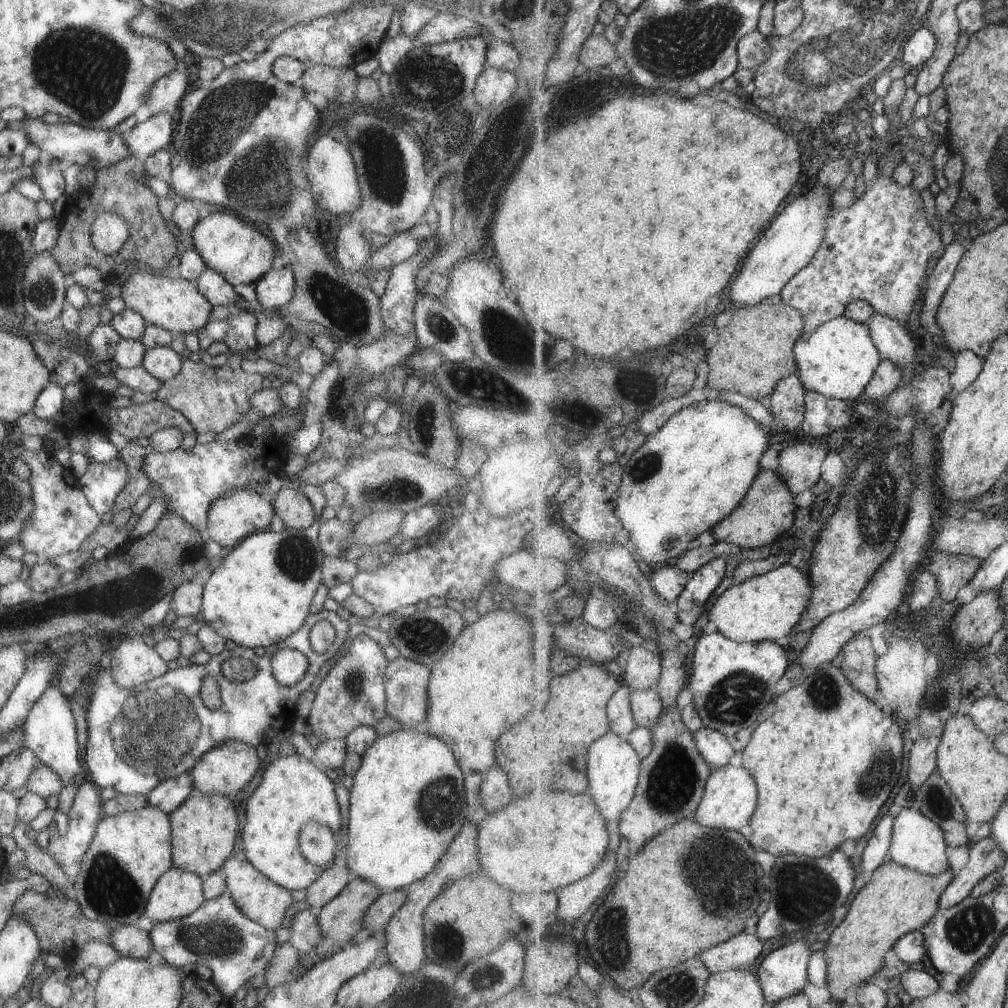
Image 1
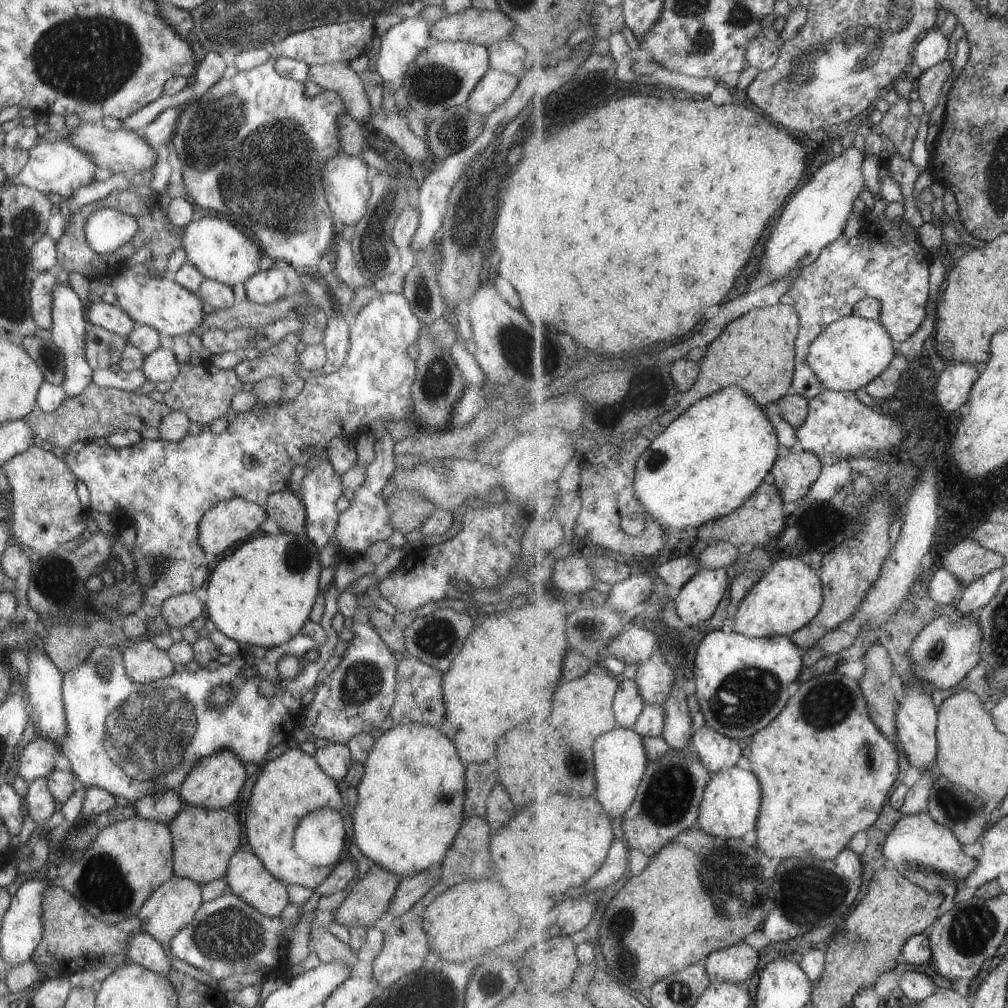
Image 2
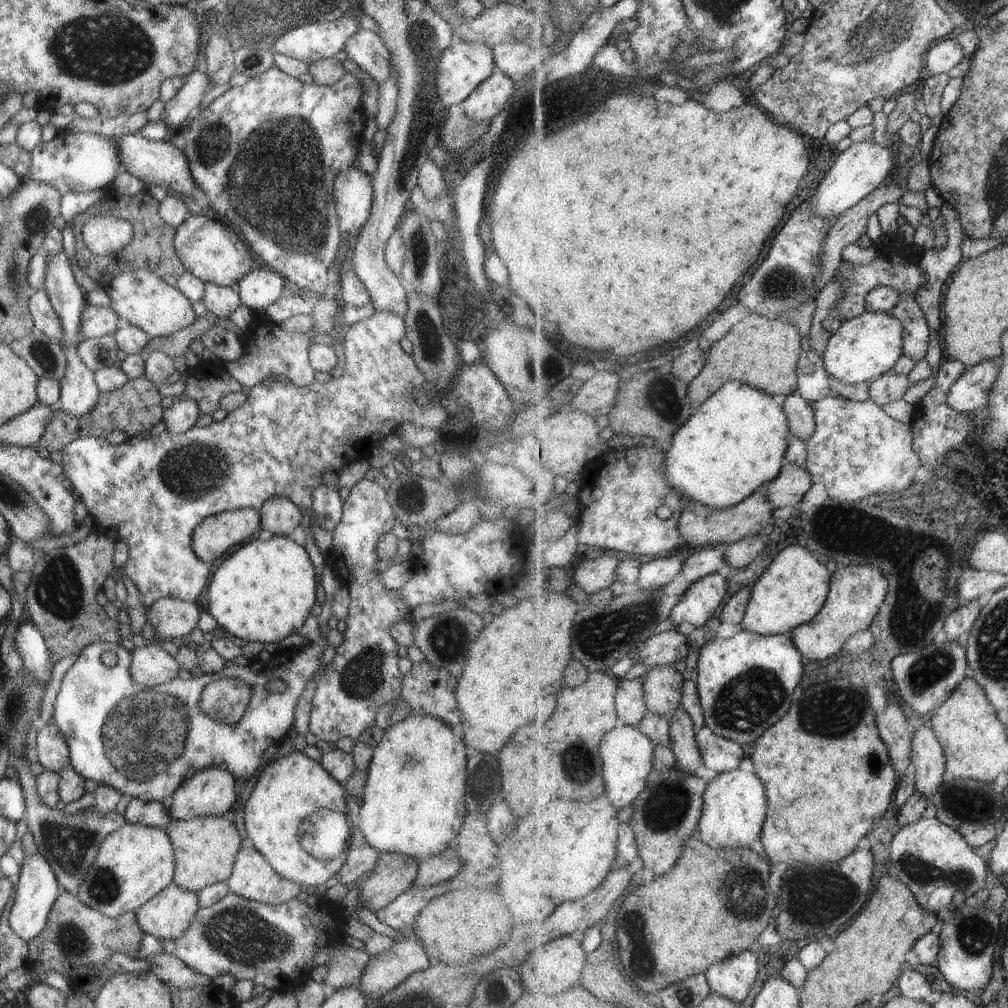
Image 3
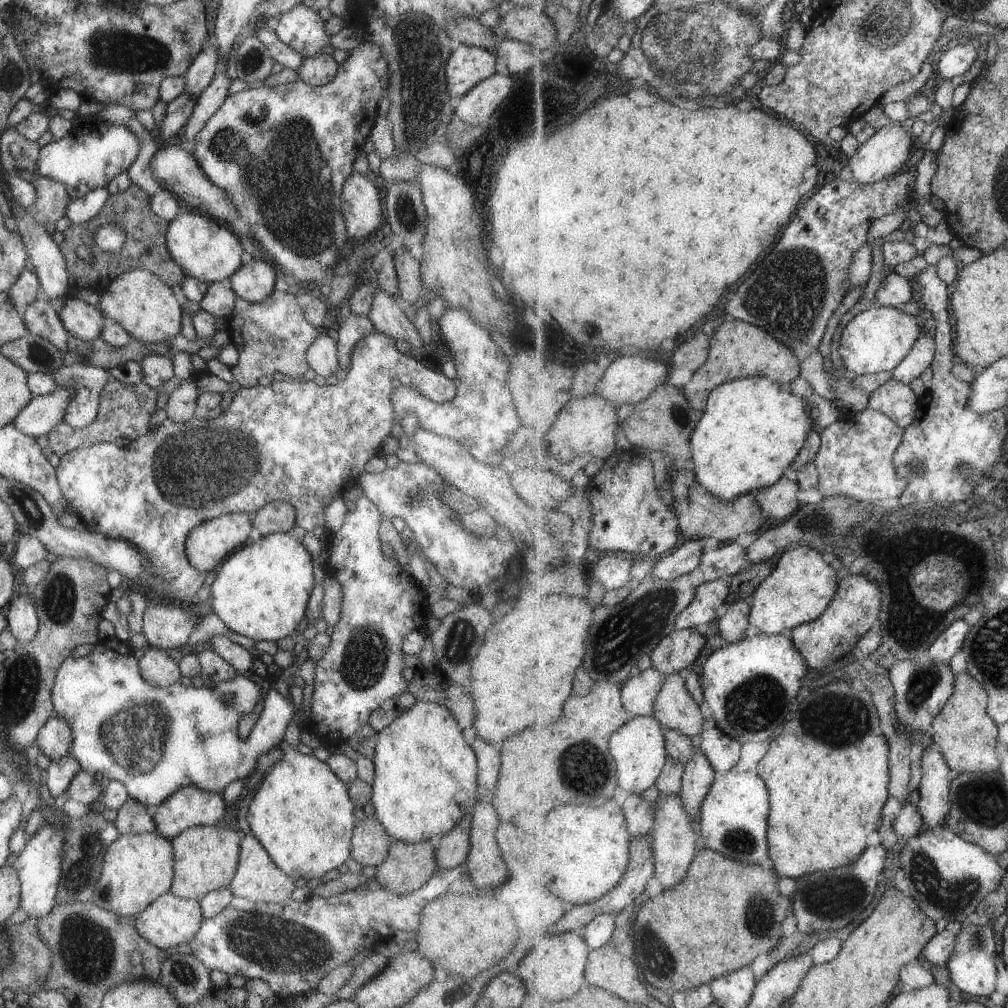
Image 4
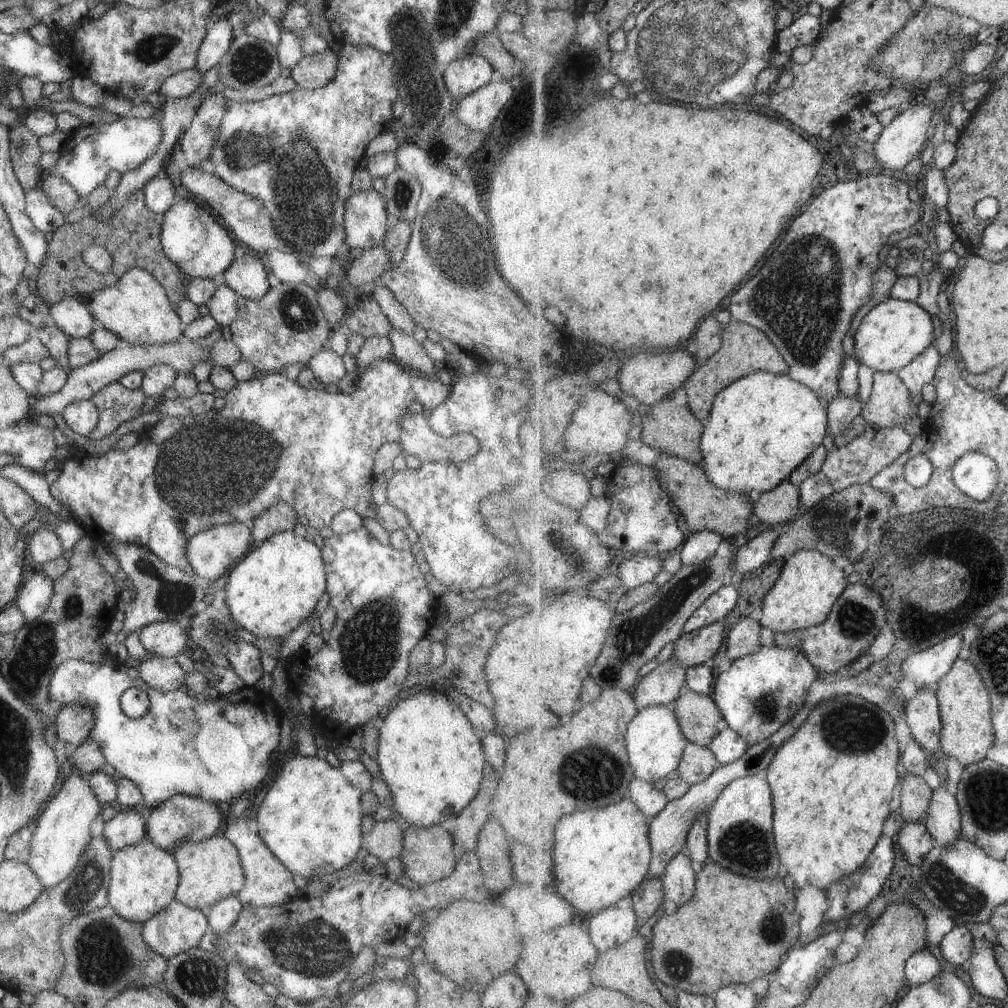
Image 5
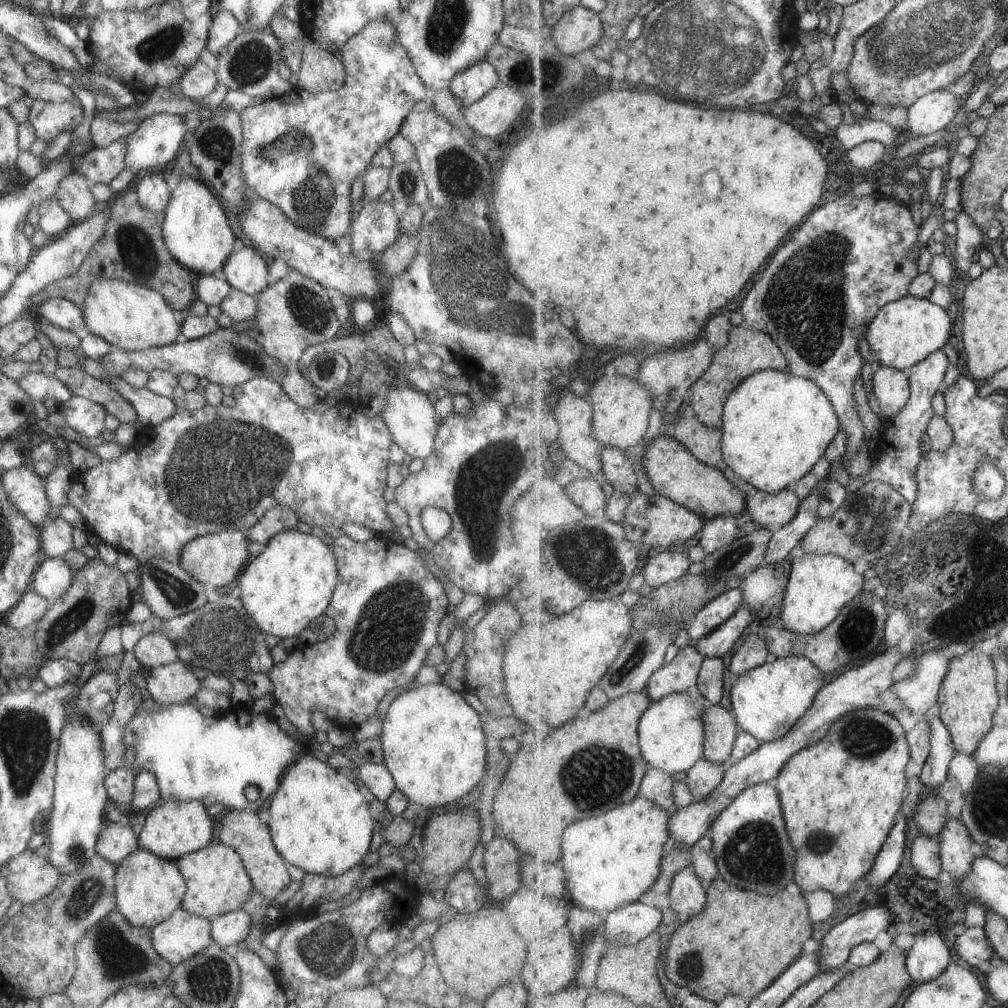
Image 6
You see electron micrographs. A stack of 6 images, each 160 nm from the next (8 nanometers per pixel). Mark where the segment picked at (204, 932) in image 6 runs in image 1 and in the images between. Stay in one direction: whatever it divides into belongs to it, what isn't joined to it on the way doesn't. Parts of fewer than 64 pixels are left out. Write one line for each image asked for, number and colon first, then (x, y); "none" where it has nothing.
1: (176, 893)
2: (169, 907)
3: (166, 915)
4: (168, 921)
5: (177, 928)

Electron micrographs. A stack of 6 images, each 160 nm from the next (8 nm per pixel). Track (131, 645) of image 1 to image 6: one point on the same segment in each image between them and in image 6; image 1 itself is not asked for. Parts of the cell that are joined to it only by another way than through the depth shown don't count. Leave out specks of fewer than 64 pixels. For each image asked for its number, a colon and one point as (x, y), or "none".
2: (143, 663)
3: (149, 665)
4: (155, 667)
5: (163, 674)
6: (174, 683)

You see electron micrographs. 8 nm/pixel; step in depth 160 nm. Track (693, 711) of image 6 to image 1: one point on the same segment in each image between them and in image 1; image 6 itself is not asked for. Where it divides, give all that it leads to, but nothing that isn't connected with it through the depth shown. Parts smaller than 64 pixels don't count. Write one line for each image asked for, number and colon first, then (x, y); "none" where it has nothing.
1: (614, 765)
2: (620, 755)
3: (628, 755)
4: (639, 749)
5: (655, 742)

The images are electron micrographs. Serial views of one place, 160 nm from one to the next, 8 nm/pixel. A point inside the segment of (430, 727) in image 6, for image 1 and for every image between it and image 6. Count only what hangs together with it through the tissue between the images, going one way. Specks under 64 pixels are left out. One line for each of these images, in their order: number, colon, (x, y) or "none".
1: (406, 802)
2: (408, 810)
3: (411, 803)
4: (423, 783)
5: (429, 758)

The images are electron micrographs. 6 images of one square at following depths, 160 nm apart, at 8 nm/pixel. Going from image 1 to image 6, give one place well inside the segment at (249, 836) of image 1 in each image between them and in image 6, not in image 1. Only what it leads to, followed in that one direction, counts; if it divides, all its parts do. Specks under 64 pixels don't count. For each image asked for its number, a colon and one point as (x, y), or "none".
2: (288, 787)
3: (288, 788)
4: (301, 816)
5: (309, 820)
6: (319, 822)

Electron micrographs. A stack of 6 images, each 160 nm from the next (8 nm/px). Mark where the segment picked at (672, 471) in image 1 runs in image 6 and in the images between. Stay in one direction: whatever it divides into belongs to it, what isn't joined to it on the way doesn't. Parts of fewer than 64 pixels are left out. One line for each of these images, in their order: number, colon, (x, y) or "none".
2: (707, 463)
3: (736, 443)
4: (753, 429)
5: (764, 426)
6: (777, 426)

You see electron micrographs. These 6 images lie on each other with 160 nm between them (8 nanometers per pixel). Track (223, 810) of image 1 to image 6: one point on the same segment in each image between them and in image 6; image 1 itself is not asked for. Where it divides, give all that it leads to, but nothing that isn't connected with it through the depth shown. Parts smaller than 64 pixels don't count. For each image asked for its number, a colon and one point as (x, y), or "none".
2: (203, 840)
3: (203, 848)
4: (204, 857)
5: (208, 870)
6: (216, 882)

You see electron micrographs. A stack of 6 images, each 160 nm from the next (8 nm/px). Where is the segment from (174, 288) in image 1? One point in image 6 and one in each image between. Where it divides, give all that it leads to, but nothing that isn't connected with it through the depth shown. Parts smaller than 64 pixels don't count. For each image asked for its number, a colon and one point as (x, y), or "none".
2: (149, 299)
3: (140, 298)
4: (139, 302)
5: (135, 308)
6: (130, 316)

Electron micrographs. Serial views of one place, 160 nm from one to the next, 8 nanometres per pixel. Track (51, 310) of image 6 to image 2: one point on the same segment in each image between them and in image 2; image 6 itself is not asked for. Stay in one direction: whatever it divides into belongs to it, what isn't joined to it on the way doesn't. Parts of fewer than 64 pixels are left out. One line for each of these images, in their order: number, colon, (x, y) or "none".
2: (110, 317)
3: (95, 321)
4: (80, 320)
5: (71, 316)

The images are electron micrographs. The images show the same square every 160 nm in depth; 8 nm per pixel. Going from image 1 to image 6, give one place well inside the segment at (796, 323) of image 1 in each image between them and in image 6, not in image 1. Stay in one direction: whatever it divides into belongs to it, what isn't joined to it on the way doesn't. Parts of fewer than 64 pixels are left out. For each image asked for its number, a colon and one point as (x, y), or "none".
2: (756, 352)
3: (762, 352)
4: (737, 350)
5: (746, 350)
6: (749, 350)

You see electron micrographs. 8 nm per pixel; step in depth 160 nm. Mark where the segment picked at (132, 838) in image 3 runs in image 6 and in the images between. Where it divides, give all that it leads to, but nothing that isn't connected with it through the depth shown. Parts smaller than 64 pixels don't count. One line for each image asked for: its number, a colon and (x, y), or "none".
4: (136, 869)
5: (142, 878)
6: (147, 889)

